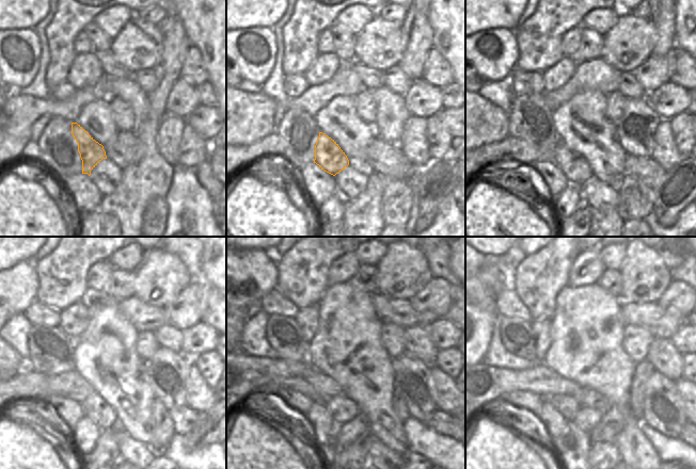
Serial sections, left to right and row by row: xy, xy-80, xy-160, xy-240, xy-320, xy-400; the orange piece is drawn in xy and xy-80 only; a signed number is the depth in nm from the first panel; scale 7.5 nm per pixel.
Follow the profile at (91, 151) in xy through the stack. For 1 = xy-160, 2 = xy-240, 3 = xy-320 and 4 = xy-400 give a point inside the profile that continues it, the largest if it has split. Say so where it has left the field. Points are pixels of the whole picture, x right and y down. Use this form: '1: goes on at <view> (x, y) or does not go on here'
1: goes on at xy-160 (574, 166)
2: goes on at xy-240 (96, 408)
3: goes on at xy-320 (343, 409)
4: goes on at xy-400 (586, 418)

